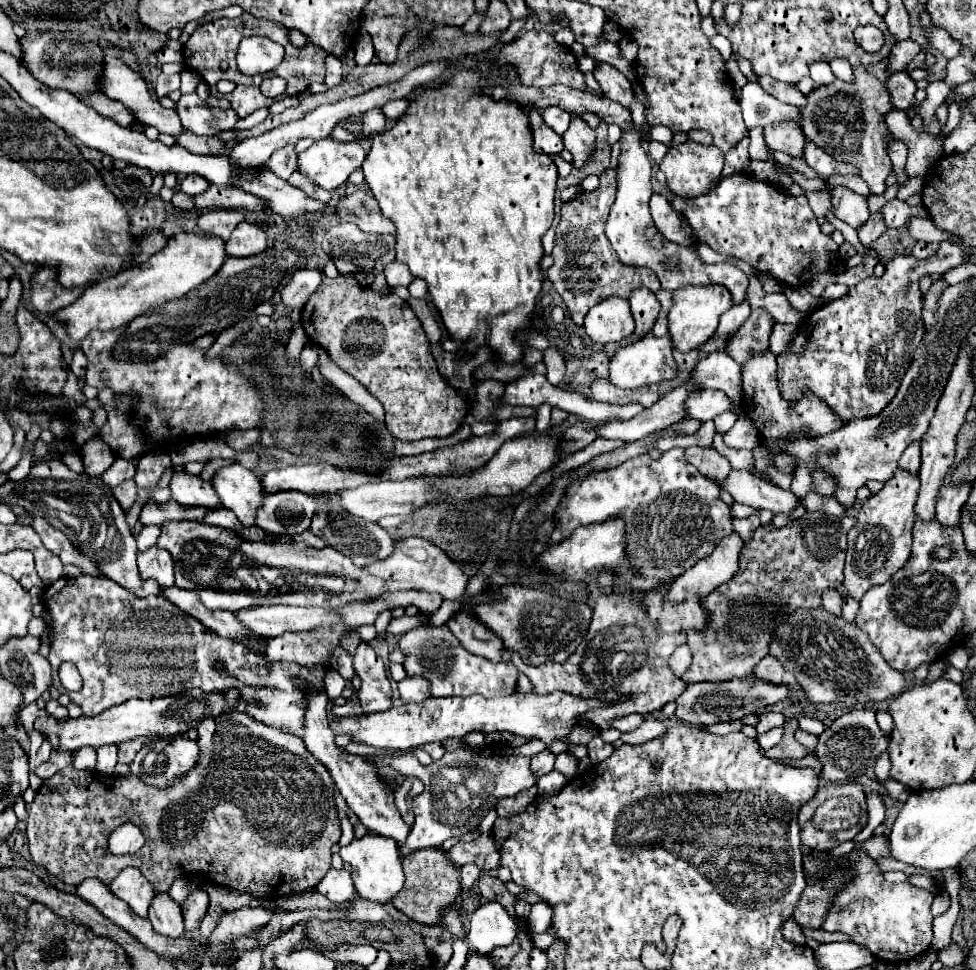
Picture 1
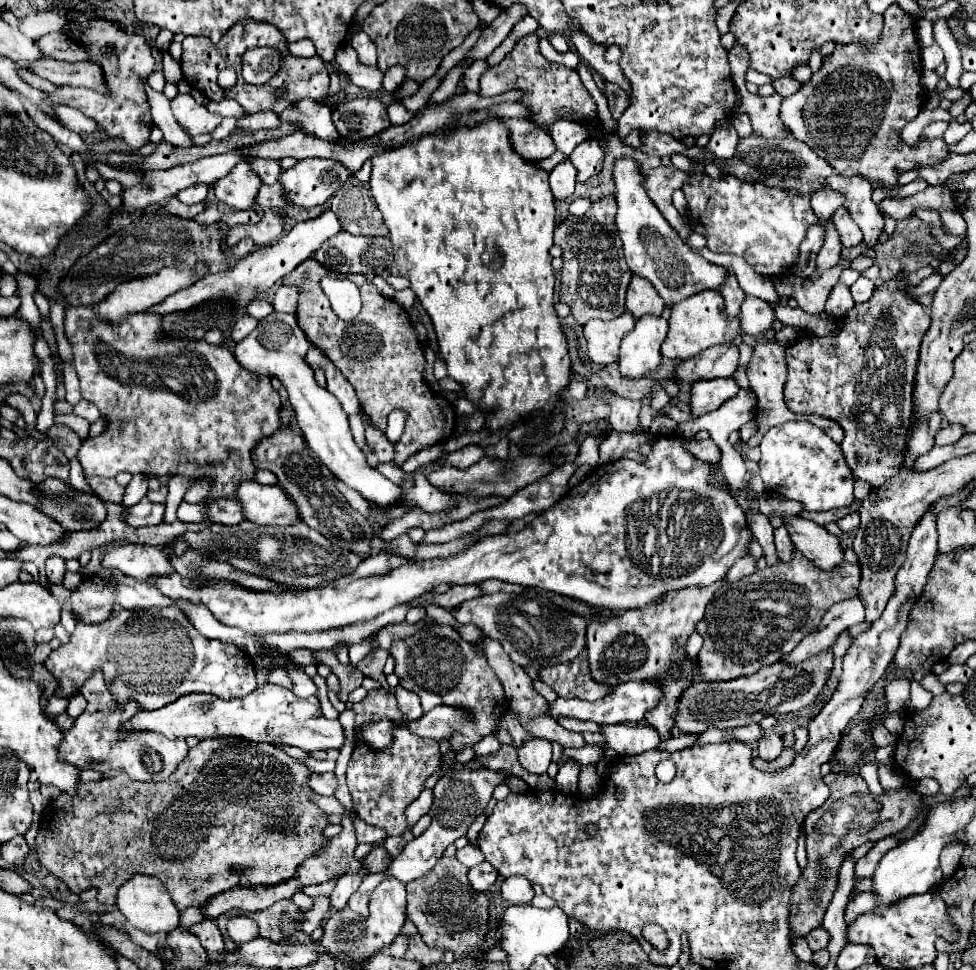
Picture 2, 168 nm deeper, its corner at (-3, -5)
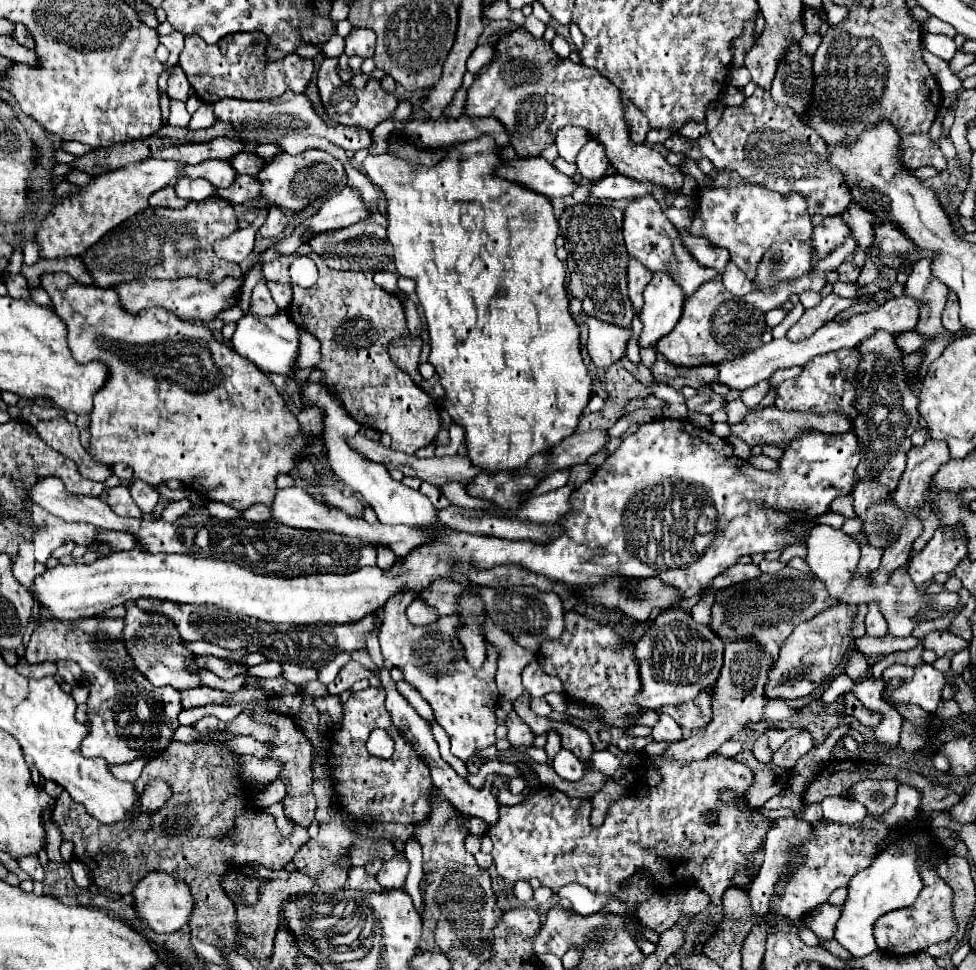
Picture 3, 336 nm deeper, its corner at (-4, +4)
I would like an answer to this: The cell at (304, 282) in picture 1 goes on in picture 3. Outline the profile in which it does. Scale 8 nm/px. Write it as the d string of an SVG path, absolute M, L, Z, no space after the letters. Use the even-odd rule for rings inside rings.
M266 281L276 305L280 309L286 309L292 301L292 285L282 285L282 283L274 283L274 281Z

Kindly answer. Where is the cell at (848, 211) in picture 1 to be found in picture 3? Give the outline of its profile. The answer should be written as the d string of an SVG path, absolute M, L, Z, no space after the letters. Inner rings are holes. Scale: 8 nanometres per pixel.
M840 215L824 217L814 227L814 233L812 233L812 263L816 265L818 261L826 259L836 247L840 247L844 243L848 233L850 233L850 229Z

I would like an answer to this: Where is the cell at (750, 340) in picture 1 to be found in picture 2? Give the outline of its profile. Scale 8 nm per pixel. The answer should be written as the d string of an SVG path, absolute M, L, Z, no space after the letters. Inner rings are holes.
M719 344L711 346L707 352L685 360L677 368L677 380L681 384L693 384L697 380L713 380L733 376L739 366L739 346L737 344Z

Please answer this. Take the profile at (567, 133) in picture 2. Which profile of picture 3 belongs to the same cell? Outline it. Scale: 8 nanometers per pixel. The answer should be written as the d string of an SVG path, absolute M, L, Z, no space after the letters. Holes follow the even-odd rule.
M564 127L562 131L558 131L556 135L556 147L558 147L558 153L564 161L568 163L574 163L576 161L576 155L578 151L584 147L584 143L588 141L590 137L586 135L586 131L582 131L580 127Z

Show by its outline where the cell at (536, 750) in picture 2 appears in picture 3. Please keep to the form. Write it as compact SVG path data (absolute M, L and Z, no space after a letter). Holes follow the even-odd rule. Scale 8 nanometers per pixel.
M512 709L504 721L504 725L508 727L508 741L512 747L532 747L532 739L534 733L530 731L530 727L520 719L520 715L516 715L516 711Z

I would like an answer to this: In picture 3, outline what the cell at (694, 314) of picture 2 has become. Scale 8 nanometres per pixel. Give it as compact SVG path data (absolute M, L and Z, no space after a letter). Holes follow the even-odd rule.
M850 235L834 253L832 257L820 261L814 271L808 271L804 277L796 281L780 283L776 289L766 291L750 291L744 297L736 297L720 281L704 283L692 297L686 299L684 313L680 323L656 343L656 351L662 353L670 363L680 367L700 367L700 365L720 365L722 361L734 359L736 355L744 355L744 351L752 351L762 345L762 335L766 331L766 313L776 309L784 301L790 299L792 293L802 291L822 291L826 285L826 273L836 271L842 261L846 261L856 249L856 239Z

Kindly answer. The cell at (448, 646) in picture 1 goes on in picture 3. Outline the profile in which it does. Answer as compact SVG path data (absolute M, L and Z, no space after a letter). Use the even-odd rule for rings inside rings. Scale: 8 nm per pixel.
M400 591L400 595L392 595L384 605L384 623L380 629L380 645L382 655L388 663L402 671L404 681L412 685L432 707L434 719L444 727L450 743L452 755L468 761L478 749L490 747L496 743L496 715L494 707L500 699L494 677L496 677L496 661L498 651L488 645L488 659L482 669L472 669L456 639L458 617L438 617L434 623L416 627L408 623L406 608L416 598L412 591Z

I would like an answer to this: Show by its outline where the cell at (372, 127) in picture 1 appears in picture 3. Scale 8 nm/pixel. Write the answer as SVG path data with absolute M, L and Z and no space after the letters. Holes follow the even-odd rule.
M324 59L320 63L320 69L316 73L316 81L318 81L318 93L320 93L320 101L328 113L328 117L338 123L338 125L356 125L356 127L362 127L362 129L368 129L372 131L380 121L388 119L390 113L396 109L398 105L398 99L384 91L380 87L380 81L378 79L370 79L364 89L356 89L352 85L346 85L342 83L342 79L334 73L334 63L332 59Z

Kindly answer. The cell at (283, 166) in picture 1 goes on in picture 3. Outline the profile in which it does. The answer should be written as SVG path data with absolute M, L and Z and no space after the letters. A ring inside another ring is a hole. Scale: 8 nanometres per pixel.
M240 151L230 159L232 167L236 167L236 173L248 173L248 175L256 175L262 167L262 159L258 159L252 151Z

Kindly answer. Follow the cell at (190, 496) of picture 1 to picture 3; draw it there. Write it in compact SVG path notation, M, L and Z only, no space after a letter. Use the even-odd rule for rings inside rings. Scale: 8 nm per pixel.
M254 505L248 511L244 511L244 519L252 521L252 523L264 523L272 519L272 511L268 505Z

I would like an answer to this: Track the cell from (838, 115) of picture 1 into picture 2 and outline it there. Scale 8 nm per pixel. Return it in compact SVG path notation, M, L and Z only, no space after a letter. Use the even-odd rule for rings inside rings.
M889 6L883 14L885 26L883 34L877 46L865 48L861 44L845 44L835 46L835 52L829 60L823 62L823 68L813 74L811 82L801 86L801 90L795 96L789 96L781 104L781 120L791 130L791 134L797 140L803 140L817 156L827 160L839 174L845 170L855 170L859 176L867 178L873 188L891 188L897 184L899 176L907 172L909 168L915 168L915 164L937 164L947 158L949 148L941 138L935 140L923 140L919 146L907 146L899 132L901 128L913 120L921 104L925 100L925 90L919 86L921 78L921 46L915 36L915 22L899 8Z

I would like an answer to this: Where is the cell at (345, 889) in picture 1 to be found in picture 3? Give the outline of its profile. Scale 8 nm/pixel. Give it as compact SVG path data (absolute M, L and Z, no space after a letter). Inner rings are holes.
M352 867L350 873L348 873L348 889L360 889L360 891L374 891L374 893L380 893L380 891L386 891L384 887L380 887L376 883L376 877L374 875L368 875L364 871L364 867Z

